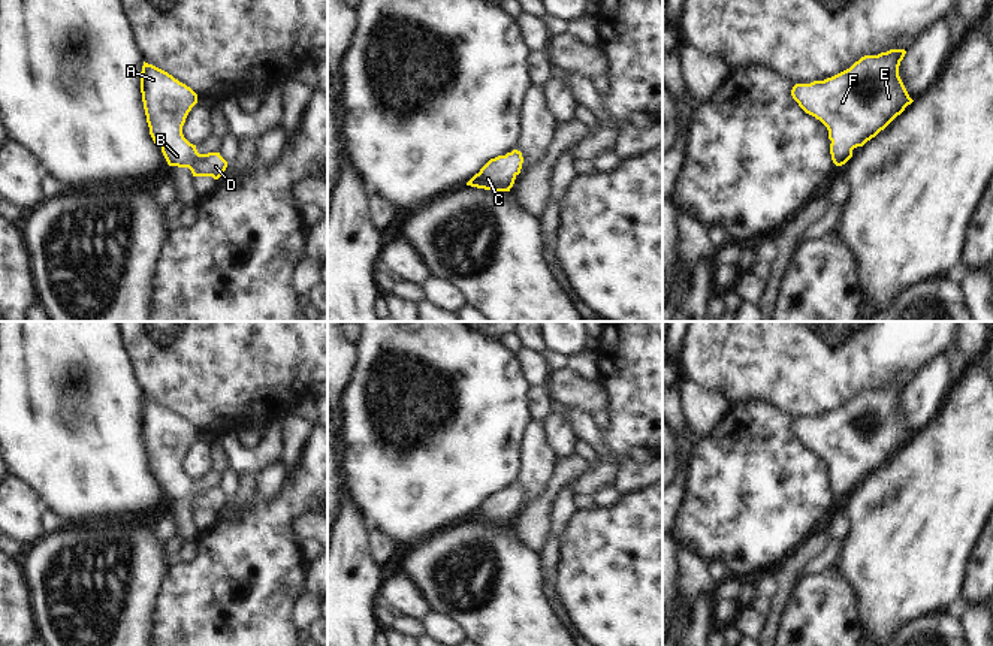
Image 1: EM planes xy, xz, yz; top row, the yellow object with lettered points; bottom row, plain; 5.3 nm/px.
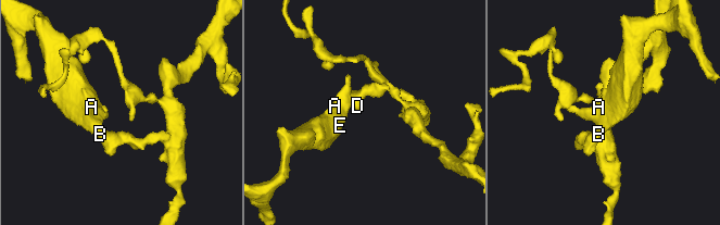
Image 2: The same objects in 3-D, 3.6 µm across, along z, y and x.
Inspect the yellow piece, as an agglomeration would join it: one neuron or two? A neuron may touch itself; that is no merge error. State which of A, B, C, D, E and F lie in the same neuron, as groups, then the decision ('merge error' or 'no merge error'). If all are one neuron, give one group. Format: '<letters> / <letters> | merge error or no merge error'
A B C D E F | no merge error

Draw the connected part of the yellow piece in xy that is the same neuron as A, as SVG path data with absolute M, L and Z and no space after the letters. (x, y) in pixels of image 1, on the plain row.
M144 396L141 428L150 470L169 501L188 502L193 511L218 514L227 502L220 487L199 489L182 470L197 429L167 407Z

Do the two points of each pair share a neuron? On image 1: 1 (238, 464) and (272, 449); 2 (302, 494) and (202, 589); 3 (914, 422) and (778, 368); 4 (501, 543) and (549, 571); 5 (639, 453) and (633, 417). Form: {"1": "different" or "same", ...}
{"1": "same", "2": "same", "3": "different", "4": "different", "5": "different"}

